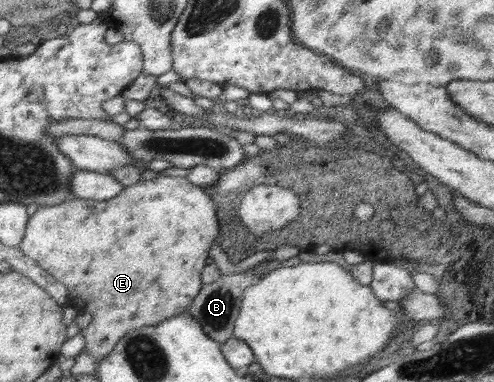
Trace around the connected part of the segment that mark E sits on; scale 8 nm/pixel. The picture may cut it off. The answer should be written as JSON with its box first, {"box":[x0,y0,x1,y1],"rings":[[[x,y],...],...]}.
{"box":[18,177,223,363],"rings":[[[158,177],[153,180],[138,182],[136,185],[127,186],[119,196],[113,197],[107,201],[94,201],[91,199],[78,199],[65,201],[61,205],[40,207],[37,211],[28,217],[25,237],[19,242],[18,248],[27,257],[34,259],[45,271],[48,271],[59,283],[65,285],[73,305],[81,311],[87,311],[87,299],[89,299],[89,313],[92,314],[92,320],[84,333],[84,349],[89,355],[95,358],[99,363],[105,359],[115,348],[118,341],[129,332],[133,332],[141,327],[147,327],[162,323],[163,320],[170,319],[171,316],[181,315],[193,303],[193,299],[205,285],[202,280],[202,269],[207,267],[207,261],[211,261],[211,249],[215,245],[221,245],[219,237],[222,234],[223,217],[219,217],[218,203],[207,195],[203,190],[203,185],[194,185],[186,177]]]}

